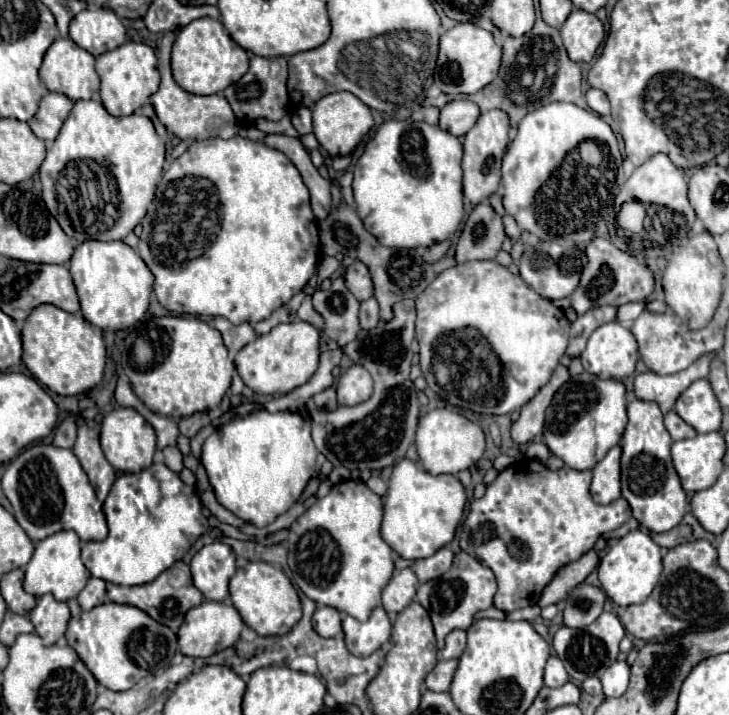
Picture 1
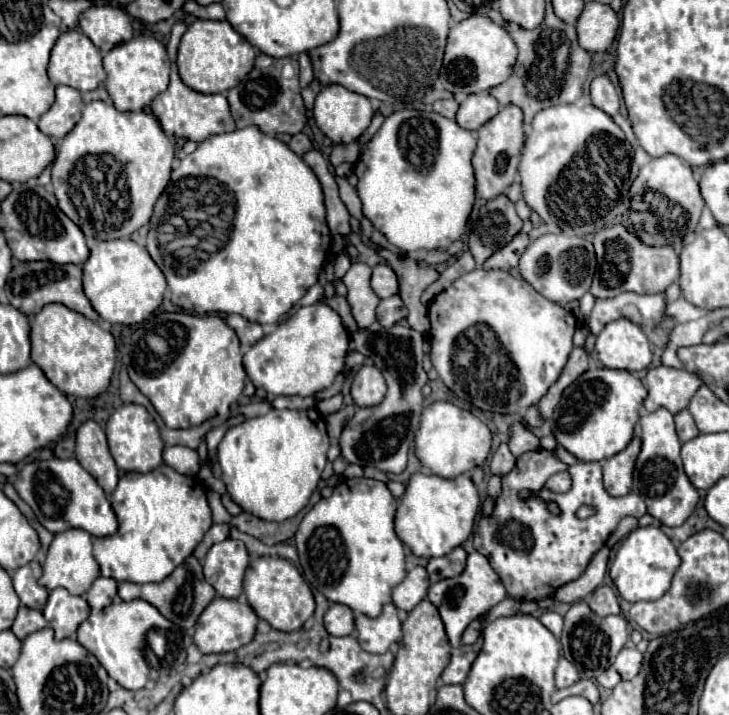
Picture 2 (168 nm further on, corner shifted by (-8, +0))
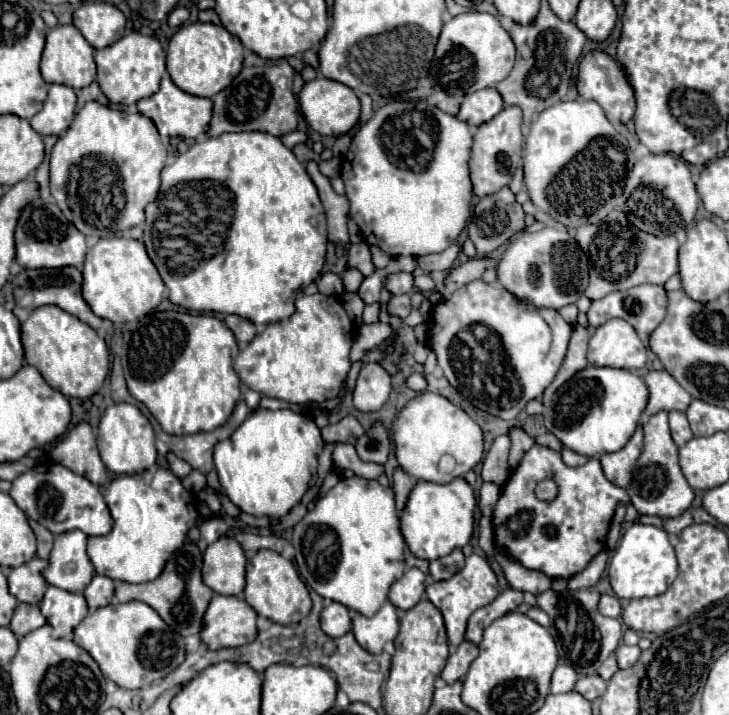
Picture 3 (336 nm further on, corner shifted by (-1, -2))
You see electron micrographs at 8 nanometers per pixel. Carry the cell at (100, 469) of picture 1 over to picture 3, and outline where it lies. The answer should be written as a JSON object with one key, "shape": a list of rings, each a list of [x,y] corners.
{"shape":[[[78,423],[74,429],[70,429],[52,449],[52,459],[64,467],[68,467],[70,471],[84,475],[88,481],[92,481],[94,485],[104,485],[108,481],[108,471],[100,459],[100,453],[96,449],[96,435],[92,431],[92,427],[88,423]]]}

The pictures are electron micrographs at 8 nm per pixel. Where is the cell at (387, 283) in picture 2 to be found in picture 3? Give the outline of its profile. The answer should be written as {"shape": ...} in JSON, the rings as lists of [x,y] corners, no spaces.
{"shape":[[[392,273],[386,277],[384,289],[390,291],[392,295],[412,293],[414,291],[414,277],[412,277],[412,273]]]}

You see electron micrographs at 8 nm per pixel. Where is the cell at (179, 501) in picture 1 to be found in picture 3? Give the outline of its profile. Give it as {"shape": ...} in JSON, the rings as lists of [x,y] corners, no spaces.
{"shape":[[[162,467],[154,473],[116,477],[104,491],[104,499],[112,513],[114,527],[104,537],[88,539],[88,545],[92,541],[96,543],[96,553],[88,555],[98,575],[126,583],[146,583],[156,579],[172,553],[182,547],[188,531],[198,525],[200,517],[196,497],[184,489],[176,475]]]}

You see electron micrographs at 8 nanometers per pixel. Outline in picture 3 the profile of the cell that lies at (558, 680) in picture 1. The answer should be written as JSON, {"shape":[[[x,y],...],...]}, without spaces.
{"shape":[[[558,665],[552,673],[552,683],[550,683],[550,691],[556,693],[568,693],[574,689],[576,683],[576,671],[568,665]]]}

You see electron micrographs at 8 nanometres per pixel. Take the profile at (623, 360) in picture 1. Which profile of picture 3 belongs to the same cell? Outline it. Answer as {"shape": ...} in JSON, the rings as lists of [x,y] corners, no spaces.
{"shape":[[[610,319],[600,325],[588,347],[588,363],[596,367],[642,369],[646,365],[646,347],[630,323]]]}

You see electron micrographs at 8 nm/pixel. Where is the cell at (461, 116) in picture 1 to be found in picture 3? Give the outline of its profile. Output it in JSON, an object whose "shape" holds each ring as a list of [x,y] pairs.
{"shape":[[[484,89],[484,91],[476,91],[472,95],[466,95],[460,111],[458,111],[458,119],[468,123],[470,127],[474,125],[482,125],[486,121],[490,121],[494,115],[498,115],[502,111],[504,103],[500,99],[500,93],[496,89]]]}

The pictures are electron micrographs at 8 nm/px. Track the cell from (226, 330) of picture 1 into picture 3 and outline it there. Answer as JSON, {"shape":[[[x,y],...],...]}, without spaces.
{"shape":[[[226,315],[224,323],[230,327],[230,331],[234,333],[240,347],[248,345],[256,337],[256,325],[248,323],[248,319],[240,319],[238,315]]]}

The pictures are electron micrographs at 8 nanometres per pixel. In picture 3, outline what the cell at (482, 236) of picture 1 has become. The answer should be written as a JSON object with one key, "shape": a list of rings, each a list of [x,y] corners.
{"shape":[[[502,187],[498,193],[482,197],[474,207],[474,217],[468,223],[468,237],[478,255],[488,255],[522,229],[524,211],[516,203],[512,191]]]}

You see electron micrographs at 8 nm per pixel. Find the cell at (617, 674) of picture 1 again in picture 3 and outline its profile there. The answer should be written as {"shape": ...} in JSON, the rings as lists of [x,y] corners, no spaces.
{"shape":[[[620,645],[616,649],[616,661],[620,669],[628,669],[632,667],[640,657],[640,647],[630,647],[630,645]]]}

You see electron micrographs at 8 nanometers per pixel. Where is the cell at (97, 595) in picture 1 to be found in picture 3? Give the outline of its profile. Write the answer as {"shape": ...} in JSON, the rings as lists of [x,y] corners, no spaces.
{"shape":[[[94,575],[90,585],[84,589],[84,597],[88,601],[90,613],[94,613],[100,607],[106,607],[112,601],[112,597],[114,597],[114,583],[112,583],[112,579],[102,577],[102,575]]]}

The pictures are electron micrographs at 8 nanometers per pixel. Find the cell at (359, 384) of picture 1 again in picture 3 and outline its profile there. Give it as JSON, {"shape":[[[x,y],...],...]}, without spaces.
{"shape":[[[366,363],[354,385],[354,407],[360,411],[378,411],[390,393],[390,375],[378,363]]]}

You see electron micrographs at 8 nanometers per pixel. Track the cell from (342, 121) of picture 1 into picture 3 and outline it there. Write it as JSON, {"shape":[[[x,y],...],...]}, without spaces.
{"shape":[[[314,79],[306,83],[298,95],[298,101],[306,123],[324,137],[330,137],[330,135],[338,137],[348,133],[358,123],[358,117],[360,117],[360,101],[356,93],[350,87],[344,87],[342,83],[336,83],[330,79]]]}

